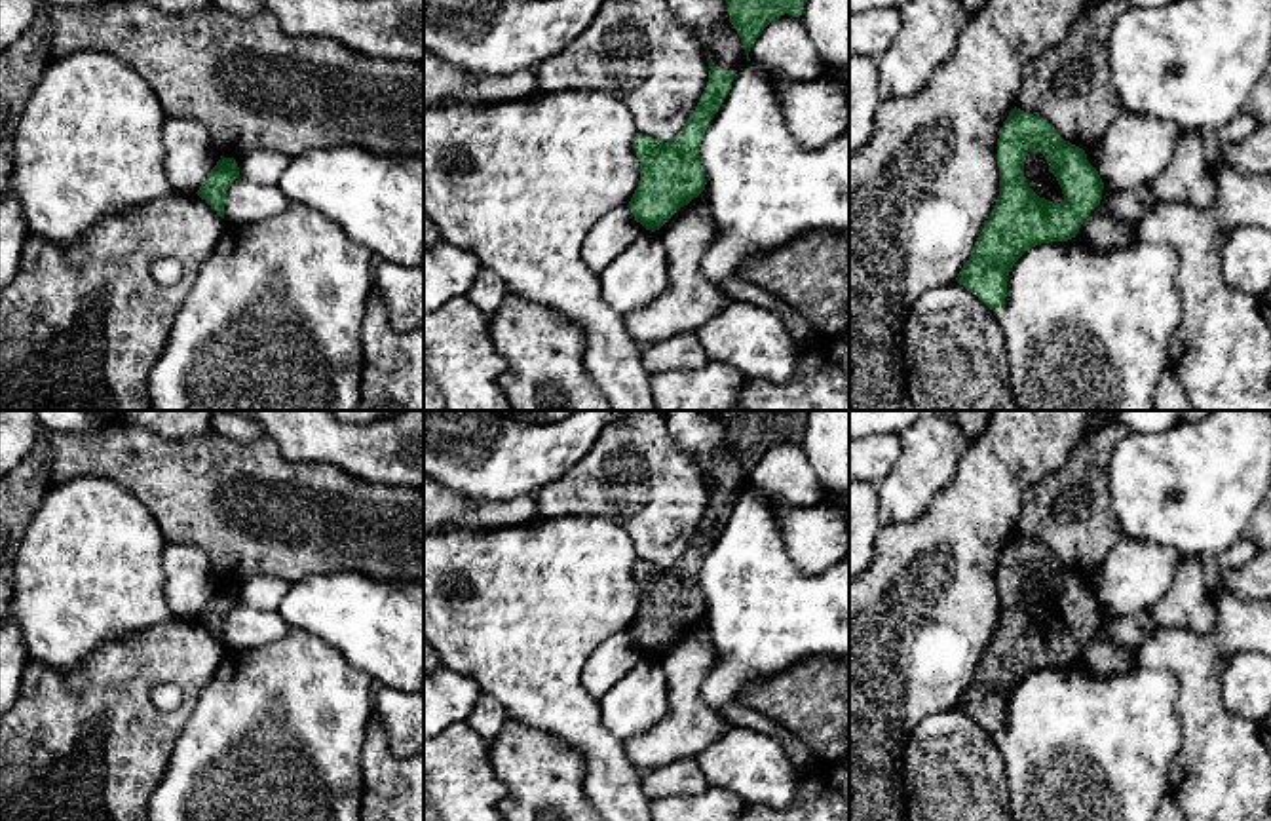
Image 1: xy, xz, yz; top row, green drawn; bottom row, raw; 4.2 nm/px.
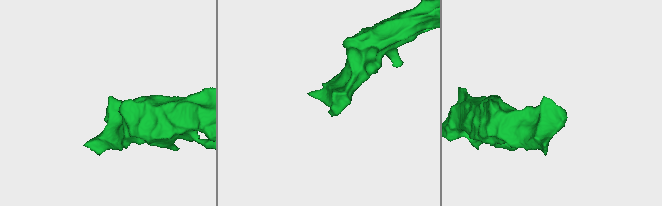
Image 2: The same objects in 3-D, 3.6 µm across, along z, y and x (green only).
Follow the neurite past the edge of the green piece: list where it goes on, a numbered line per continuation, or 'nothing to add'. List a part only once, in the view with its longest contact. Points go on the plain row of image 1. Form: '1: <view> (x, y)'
nothing to add

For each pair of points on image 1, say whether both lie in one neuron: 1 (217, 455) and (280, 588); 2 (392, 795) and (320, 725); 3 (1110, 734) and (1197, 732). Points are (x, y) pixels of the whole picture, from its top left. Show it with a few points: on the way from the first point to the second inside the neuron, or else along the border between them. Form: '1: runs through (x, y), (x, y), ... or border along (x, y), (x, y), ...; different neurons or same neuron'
1: border along (289, 582), (278, 576), (247, 576), (236, 586); different neurons
2: border along (371, 721), (361, 755), (360, 801); different neurons
3: border along (1180, 688), (1176, 702), (1180, 749), (1171, 776); different neurons

